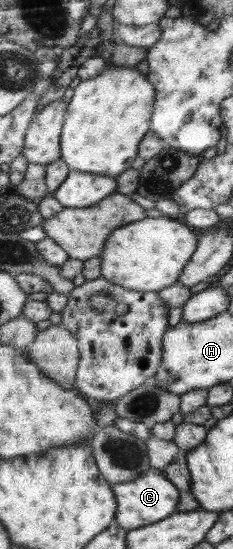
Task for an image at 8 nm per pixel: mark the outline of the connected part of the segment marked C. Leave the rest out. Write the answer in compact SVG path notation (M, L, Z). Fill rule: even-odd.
M154 468L130 482L113 484L113 490L114 496L117 497L117 514L114 520L122 528L130 531L140 528L140 526L148 526L158 520L164 520L166 516L172 515L177 510L181 496L177 485L164 473Z

